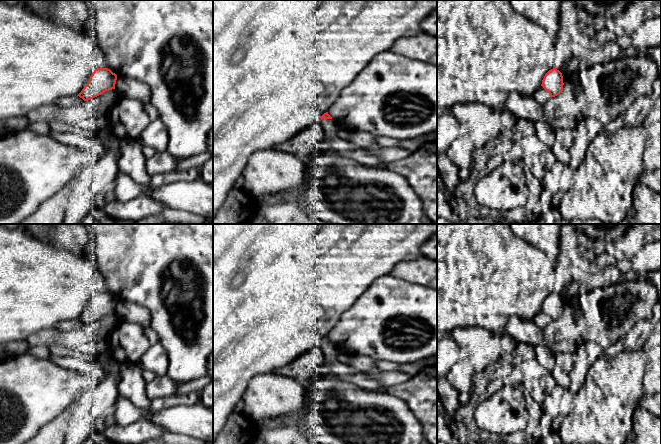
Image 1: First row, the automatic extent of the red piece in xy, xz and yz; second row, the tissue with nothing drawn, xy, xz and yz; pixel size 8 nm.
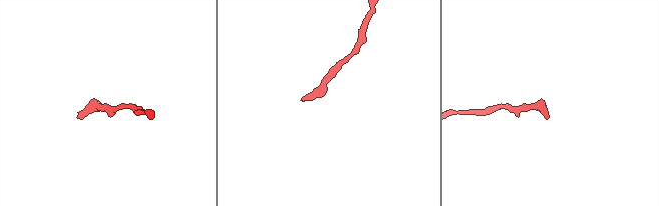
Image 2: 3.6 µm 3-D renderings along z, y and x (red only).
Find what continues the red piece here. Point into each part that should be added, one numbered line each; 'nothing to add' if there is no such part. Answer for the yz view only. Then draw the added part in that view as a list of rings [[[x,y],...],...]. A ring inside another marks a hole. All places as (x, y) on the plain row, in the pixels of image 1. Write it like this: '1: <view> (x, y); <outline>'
nothing to add

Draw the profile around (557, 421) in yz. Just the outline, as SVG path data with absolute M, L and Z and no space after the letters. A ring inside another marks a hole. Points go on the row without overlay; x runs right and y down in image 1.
M563 410L561 414L559 414L556 418L553 420L553 426L552 429L553 431L558 431L564 417L566 416L566 411Z

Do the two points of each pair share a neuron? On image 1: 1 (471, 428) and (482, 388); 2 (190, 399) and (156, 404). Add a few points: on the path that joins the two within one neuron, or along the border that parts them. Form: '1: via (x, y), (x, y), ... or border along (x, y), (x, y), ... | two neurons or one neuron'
1: via (469, 418), (469, 408), (476, 398) | one neuron
2: via (182, 399), (175, 399), (164, 403) | one neuron

